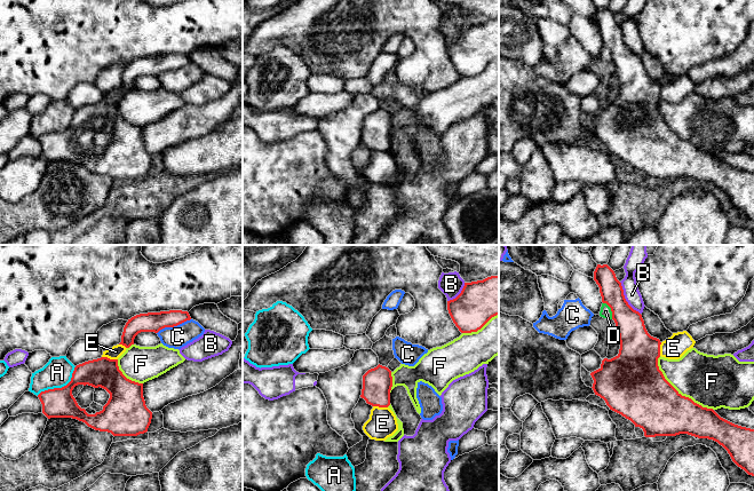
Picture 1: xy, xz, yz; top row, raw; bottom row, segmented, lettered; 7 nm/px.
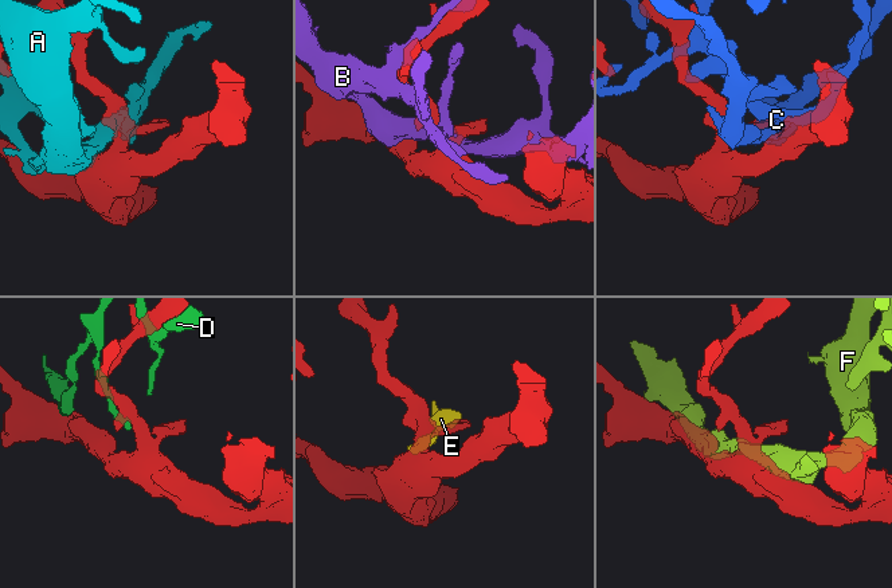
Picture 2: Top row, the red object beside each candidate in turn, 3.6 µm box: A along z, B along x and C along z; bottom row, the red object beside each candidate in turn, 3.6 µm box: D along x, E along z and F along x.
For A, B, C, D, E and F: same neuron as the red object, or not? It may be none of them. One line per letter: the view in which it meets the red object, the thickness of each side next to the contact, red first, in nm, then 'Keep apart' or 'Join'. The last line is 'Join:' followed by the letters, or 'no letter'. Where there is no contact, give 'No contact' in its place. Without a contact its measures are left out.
A: Touches red in xy. Thickness 200 nm (red) against 200 nm. Keep apart
B: Touches red in yz. Thickness 200 nm (red) against 110 nm. Keep apart
C: Touches red in xy. Thickness 140 nm (red) against 160 nm. Keep apart
D: Touches red in yz. Thickness 200 nm (red) against 80 nm. Keep apart
E: Touches red in xy. Thickness 220 nm (red) against 90 nm. Keep apart
F: Touches red in yz. Thickness 380 nm (red) against 360 nm. Keep apart
Join: no letter

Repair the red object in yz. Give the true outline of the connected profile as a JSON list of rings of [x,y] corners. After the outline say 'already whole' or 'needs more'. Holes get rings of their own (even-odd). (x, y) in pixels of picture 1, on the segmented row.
[[[597,264],[594,280],[600,287],[602,302],[611,308],[620,341],[619,354],[611,359],[604,358],[601,367],[590,373],[595,395],[603,398],[610,410],[642,428],[645,437],[688,434],[713,439],[728,451],[738,467],[754,476],[754,429],[735,425],[721,418],[713,409],[703,407],[682,396],[659,370],[661,342],[648,333],[642,315],[626,301],[614,271],[608,264]]]; already whole

